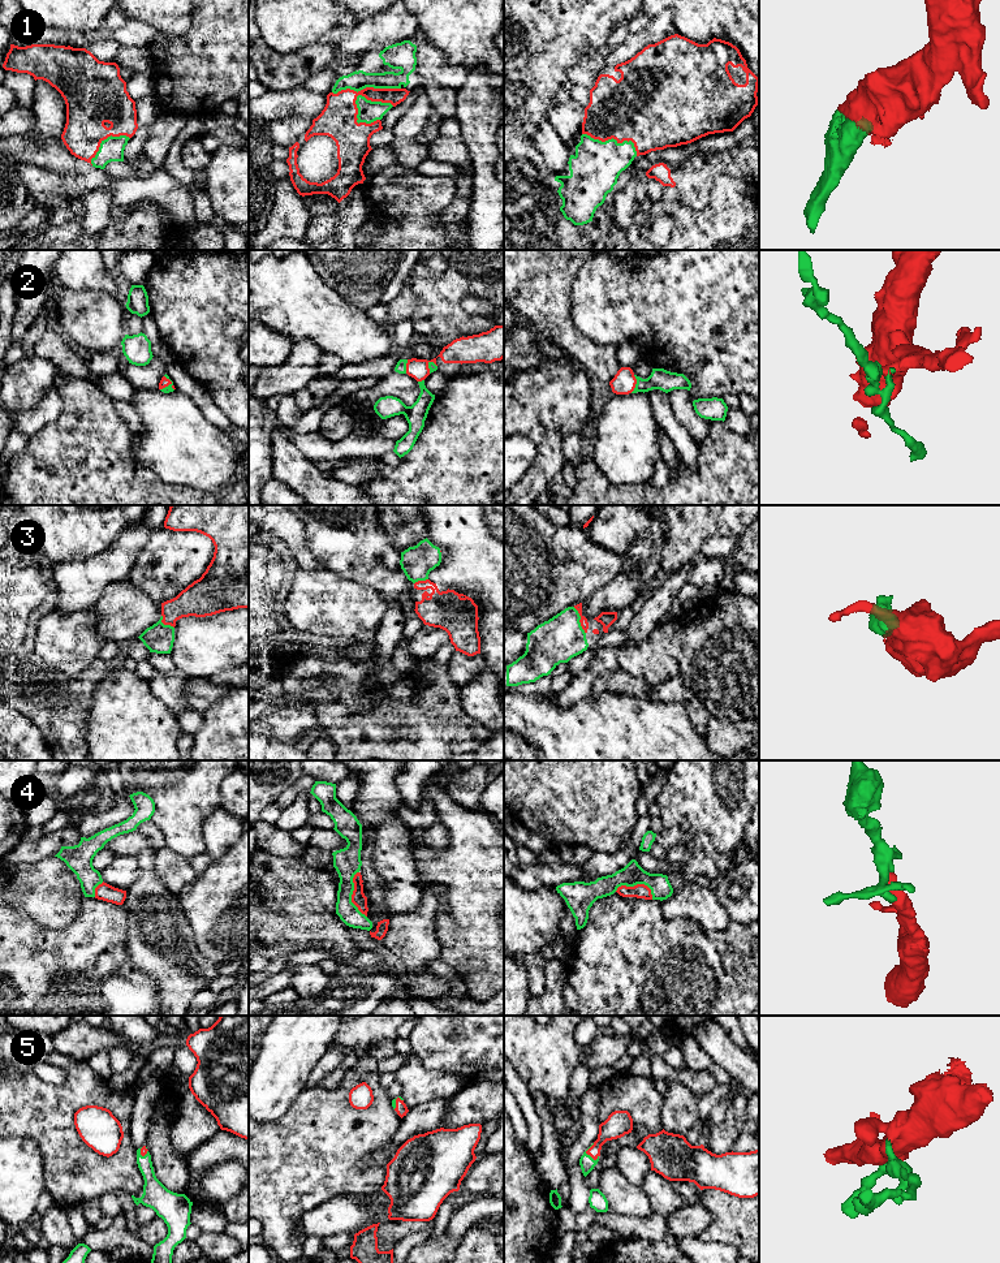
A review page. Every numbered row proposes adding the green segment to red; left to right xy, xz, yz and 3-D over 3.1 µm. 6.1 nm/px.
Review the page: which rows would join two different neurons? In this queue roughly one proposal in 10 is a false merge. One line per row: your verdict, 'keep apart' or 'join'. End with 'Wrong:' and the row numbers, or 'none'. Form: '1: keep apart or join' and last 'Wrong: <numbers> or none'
1: join
2: join
3: join
4: join
5: join
Wrong: none

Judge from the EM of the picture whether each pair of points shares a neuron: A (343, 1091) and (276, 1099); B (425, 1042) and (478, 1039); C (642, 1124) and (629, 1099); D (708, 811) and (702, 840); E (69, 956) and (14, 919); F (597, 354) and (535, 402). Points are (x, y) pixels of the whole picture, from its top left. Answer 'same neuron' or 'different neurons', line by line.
A: different neurons
B: same neuron
C: same neuron
D: different neurons
E: same neuron
F: different neurons

